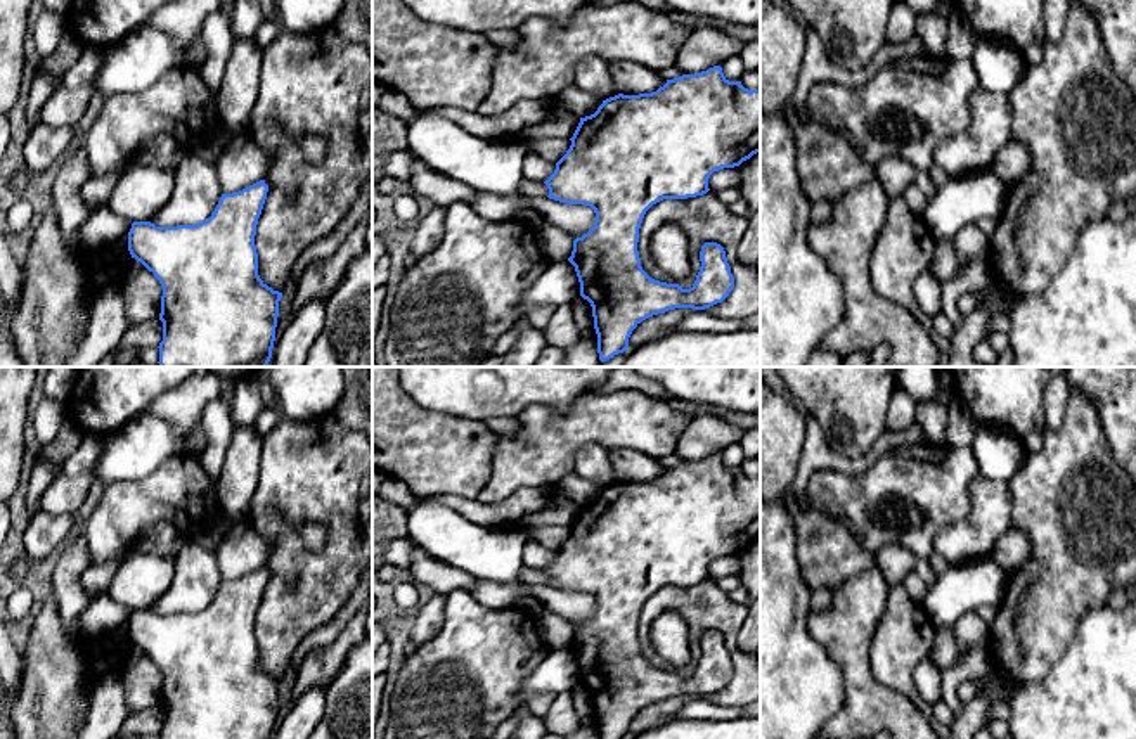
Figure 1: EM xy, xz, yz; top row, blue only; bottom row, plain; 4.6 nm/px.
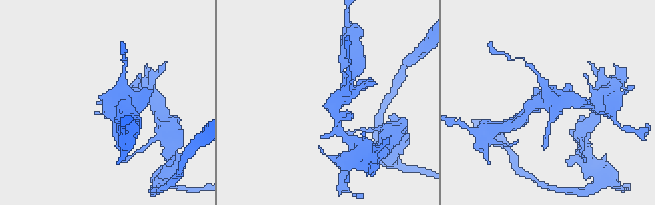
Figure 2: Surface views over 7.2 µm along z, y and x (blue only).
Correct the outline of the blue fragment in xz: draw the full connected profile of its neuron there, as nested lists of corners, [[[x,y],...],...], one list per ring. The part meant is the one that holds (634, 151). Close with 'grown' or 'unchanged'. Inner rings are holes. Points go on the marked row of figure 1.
[[[720,66],[694,74],[667,80],[651,93],[618,93],[603,100],[597,111],[580,118],[570,138],[571,145],[544,182],[549,199],[566,204],[585,204],[596,213],[594,227],[573,241],[568,261],[575,267],[580,296],[592,306],[599,360],[606,362],[629,348],[632,331],[646,318],[675,308],[705,310],[722,303],[734,287],[726,251],[717,242],[705,242],[700,251],[700,272],[689,289],[651,279],[641,267],[637,251],[639,228],[646,211],[663,199],[687,199],[707,194],[713,171],[739,166],[760,152],[760,88],[748,90],[741,81],[729,81]]]; unchanged

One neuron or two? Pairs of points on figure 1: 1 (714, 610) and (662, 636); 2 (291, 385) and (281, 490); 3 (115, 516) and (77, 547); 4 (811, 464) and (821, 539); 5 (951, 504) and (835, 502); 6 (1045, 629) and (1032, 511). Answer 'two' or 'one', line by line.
1: two
2: two
3: two
4: two
5: one
6: one

